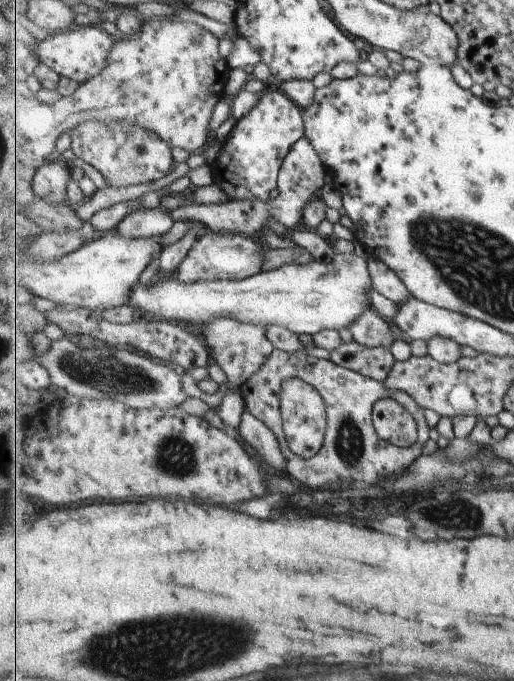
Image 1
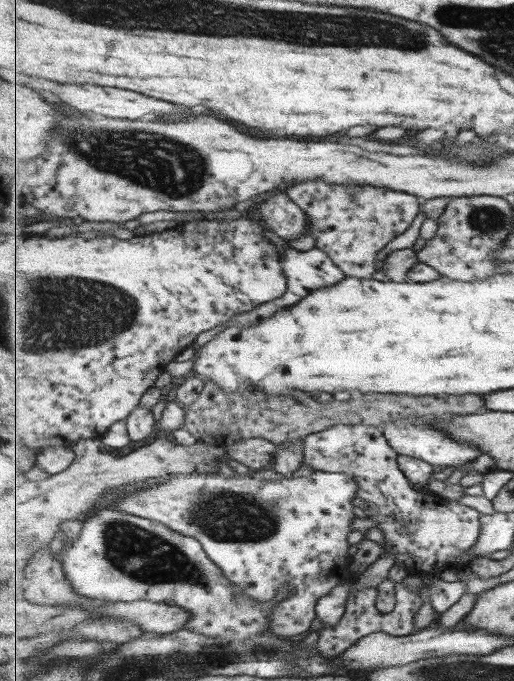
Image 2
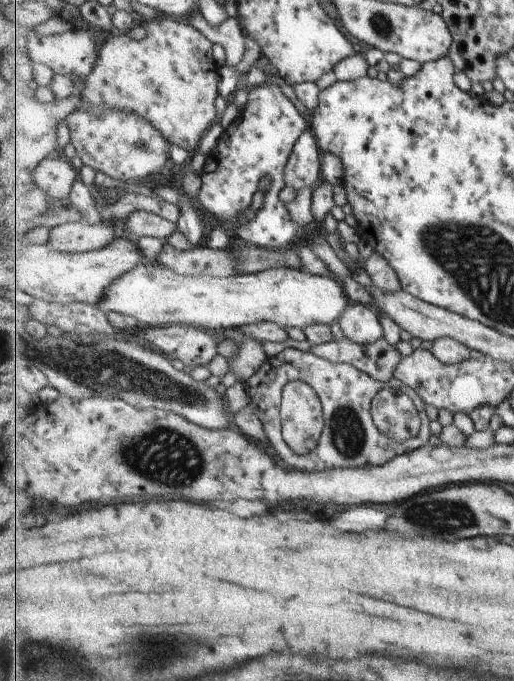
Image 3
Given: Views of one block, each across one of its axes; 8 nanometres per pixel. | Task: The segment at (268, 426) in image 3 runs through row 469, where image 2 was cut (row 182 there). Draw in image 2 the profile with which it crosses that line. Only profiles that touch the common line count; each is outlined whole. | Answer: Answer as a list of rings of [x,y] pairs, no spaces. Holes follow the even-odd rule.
[[[323,179],[297,181],[290,185],[291,187],[285,192],[306,212],[310,223],[309,235],[315,238],[316,247],[321,248],[323,252],[328,252],[349,277],[371,279],[371,275],[377,271],[379,265],[379,260],[376,259],[377,252],[385,248],[395,236],[403,234],[421,212],[419,209],[421,204],[417,196],[387,187],[357,185],[357,183],[329,183]]]

